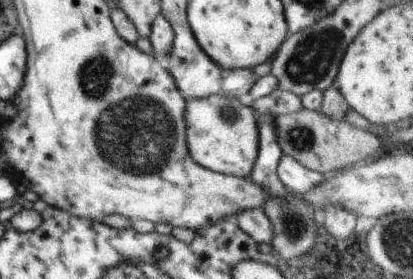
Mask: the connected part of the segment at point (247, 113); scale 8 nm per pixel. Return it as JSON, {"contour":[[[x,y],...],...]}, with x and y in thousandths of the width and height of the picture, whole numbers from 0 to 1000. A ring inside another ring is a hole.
{"contour":[[[508,341],[450,358],[446,430],[453,527],[472,584],[511,613],[576,638],[603,634],[617,591],[627,534],[627,473],[610,384],[581,369],[571,348]]]}

